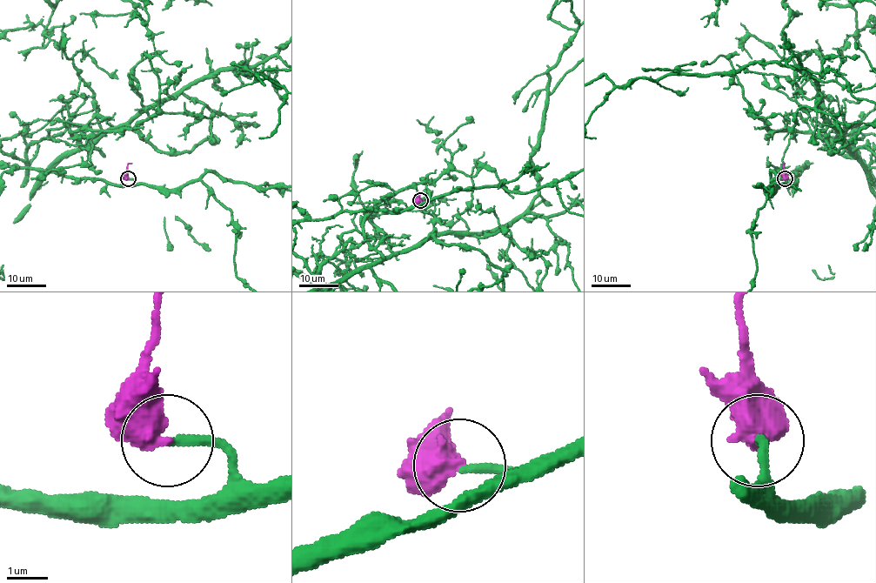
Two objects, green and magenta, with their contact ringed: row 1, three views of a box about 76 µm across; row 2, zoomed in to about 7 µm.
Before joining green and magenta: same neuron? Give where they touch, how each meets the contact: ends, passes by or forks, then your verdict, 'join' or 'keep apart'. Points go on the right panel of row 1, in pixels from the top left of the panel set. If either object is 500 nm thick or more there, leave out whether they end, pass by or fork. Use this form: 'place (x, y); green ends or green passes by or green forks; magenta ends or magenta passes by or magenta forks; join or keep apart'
place (785, 178); join

